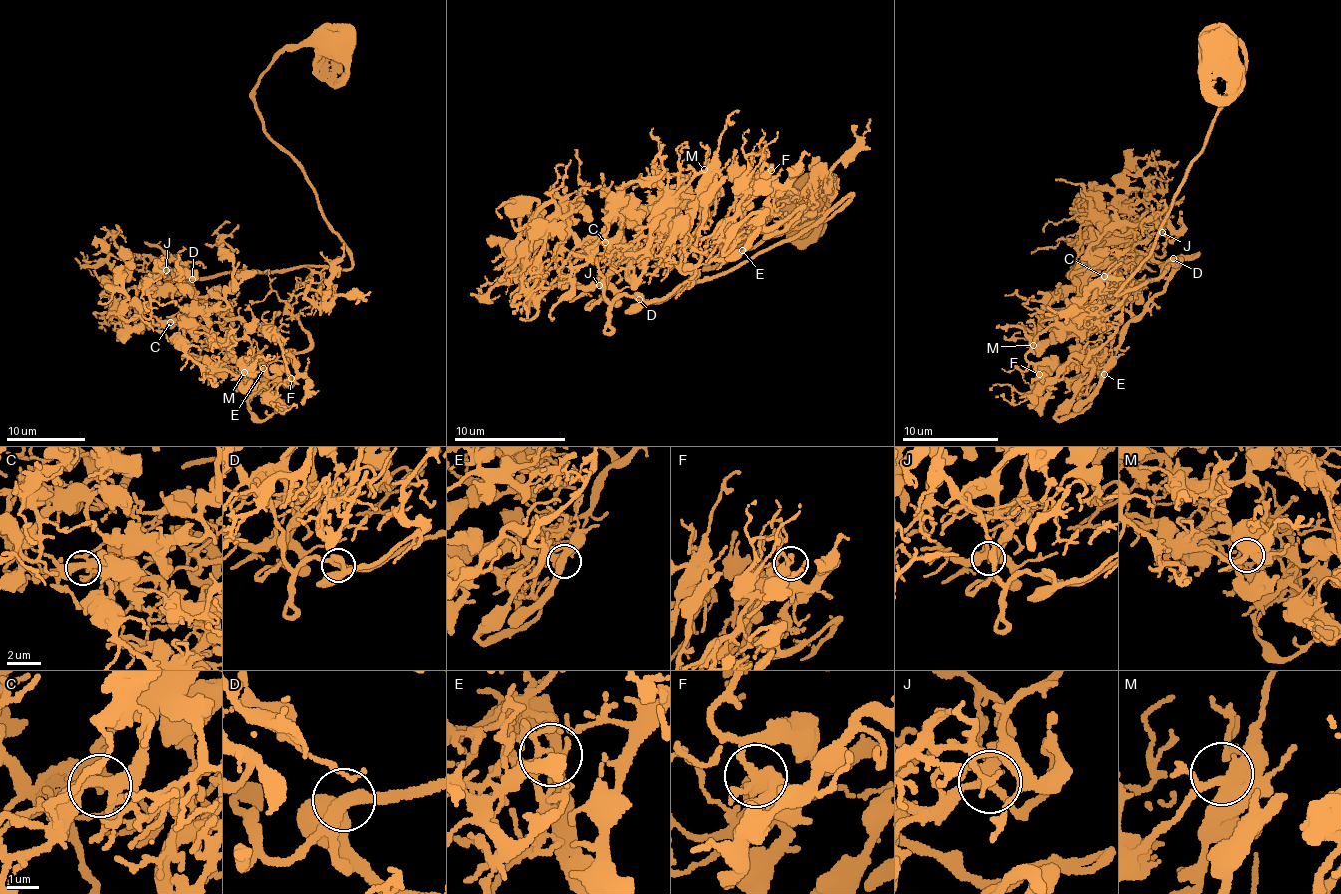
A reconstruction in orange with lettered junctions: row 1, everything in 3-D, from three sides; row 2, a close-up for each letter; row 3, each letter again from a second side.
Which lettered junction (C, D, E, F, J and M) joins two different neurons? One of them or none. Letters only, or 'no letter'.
no letter

